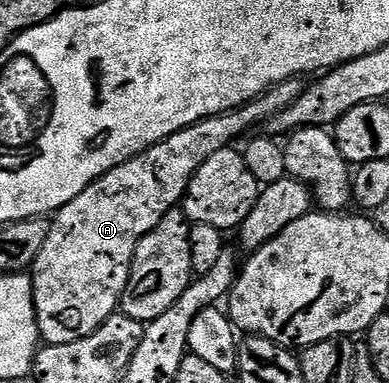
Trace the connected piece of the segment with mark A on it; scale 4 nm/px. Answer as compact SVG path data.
M300 78L288 79L276 83L259 98L252 99L250 103L244 103L233 111L224 111L222 115L201 119L195 125L167 137L162 143L156 143L143 153L131 157L123 165L111 169L87 189L83 189L79 197L60 207L52 216L47 241L43 241L43 249L39 249L31 268L33 304L41 339L49 345L67 345L95 333L95 329L102 327L121 306L121 294L125 292L138 241L151 233L151 229L159 225L162 217L184 200L187 185L199 165L203 165L203 161L207 161L211 153L230 146L234 142L232 139L239 138L252 123L260 124L277 111L282 111L284 107L294 103L302 90L303 83Z

